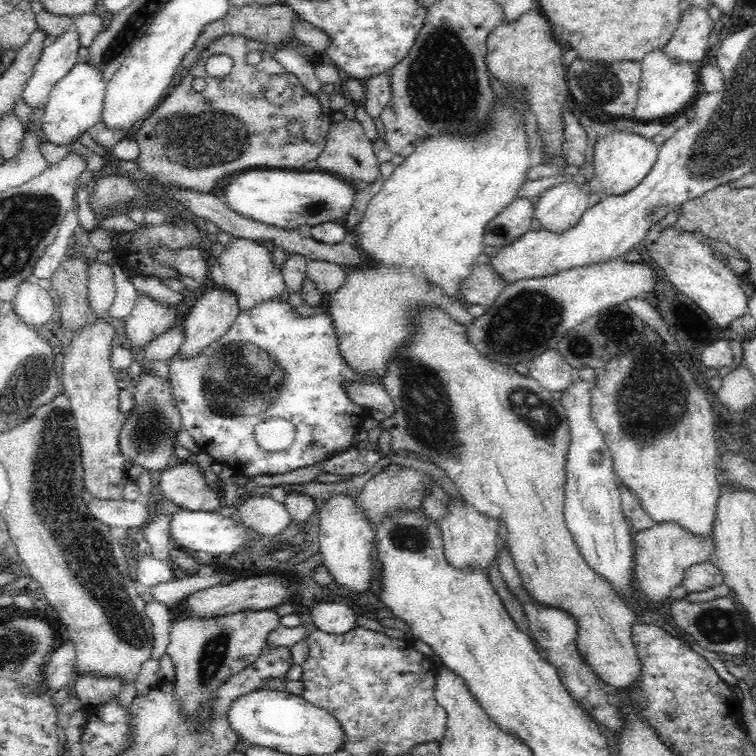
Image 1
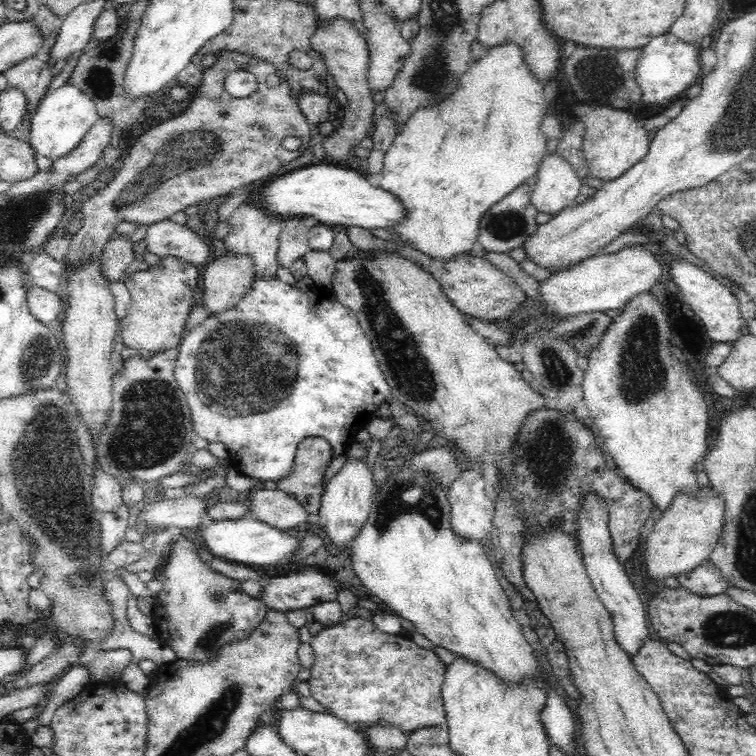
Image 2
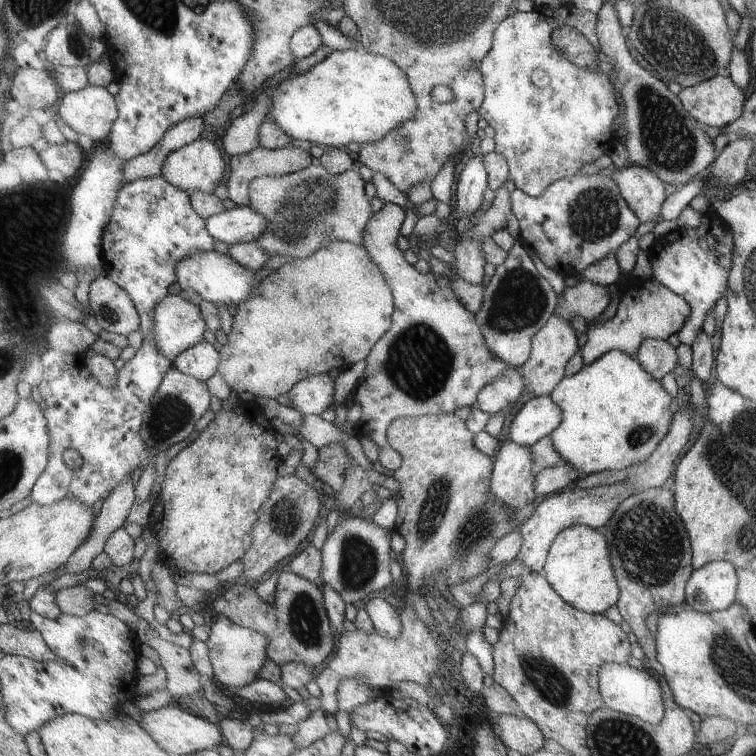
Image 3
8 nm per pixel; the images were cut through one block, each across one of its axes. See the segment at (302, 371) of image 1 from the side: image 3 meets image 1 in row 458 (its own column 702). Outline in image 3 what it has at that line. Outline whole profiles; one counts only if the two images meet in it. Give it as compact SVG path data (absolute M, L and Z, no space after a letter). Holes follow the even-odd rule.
M707 210L705 214L701 214L697 228L677 228L667 236L657 238L655 244L647 250L647 258L653 270L651 278L679 294L691 308L681 330L677 332L677 338L683 344L691 346L695 342L695 334L701 330L705 312L711 310L711 306L727 294L729 270L733 264L733 232L721 220L721 216Z

